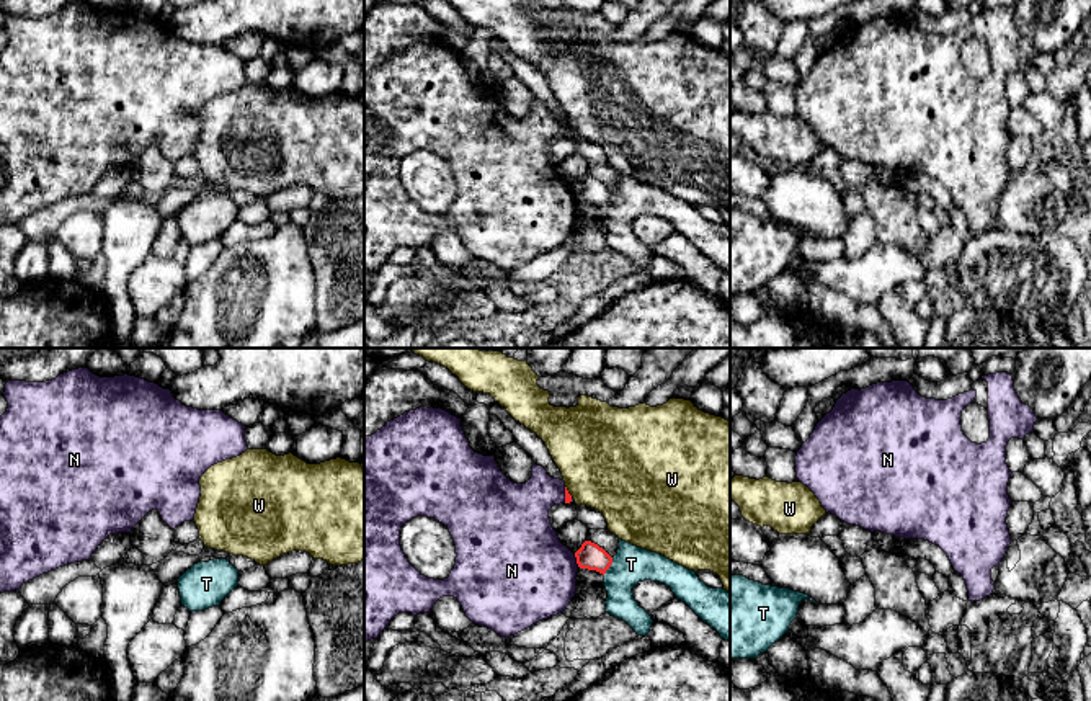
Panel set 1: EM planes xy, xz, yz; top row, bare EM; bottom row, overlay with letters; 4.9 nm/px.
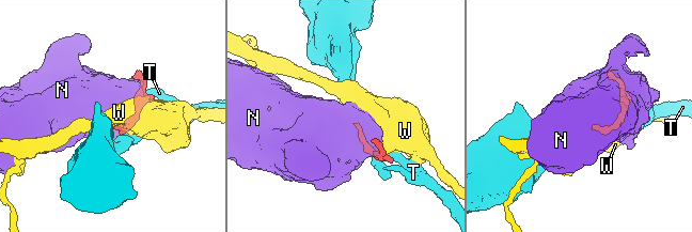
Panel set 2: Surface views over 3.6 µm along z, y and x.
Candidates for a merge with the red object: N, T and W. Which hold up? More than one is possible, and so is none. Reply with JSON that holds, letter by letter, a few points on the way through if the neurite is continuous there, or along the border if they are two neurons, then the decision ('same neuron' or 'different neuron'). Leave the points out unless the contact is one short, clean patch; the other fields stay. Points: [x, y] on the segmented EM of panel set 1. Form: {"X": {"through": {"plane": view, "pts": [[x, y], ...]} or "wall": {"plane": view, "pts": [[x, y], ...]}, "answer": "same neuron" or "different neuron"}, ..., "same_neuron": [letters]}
{"N": {"answer": "different neuron"}, "T": {"wall": {"plane": "xz", "pts": [[613, 558], [613, 562], [603, 574]]}, "answer": "different neuron"}, "W": {"answer": "different neuron"}, "same_neuron": []}

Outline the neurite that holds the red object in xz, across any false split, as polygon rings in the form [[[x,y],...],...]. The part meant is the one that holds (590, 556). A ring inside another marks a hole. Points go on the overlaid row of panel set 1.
[[[585,541],[575,557],[580,569],[596,570],[603,575],[612,564],[612,557],[591,541]]]

